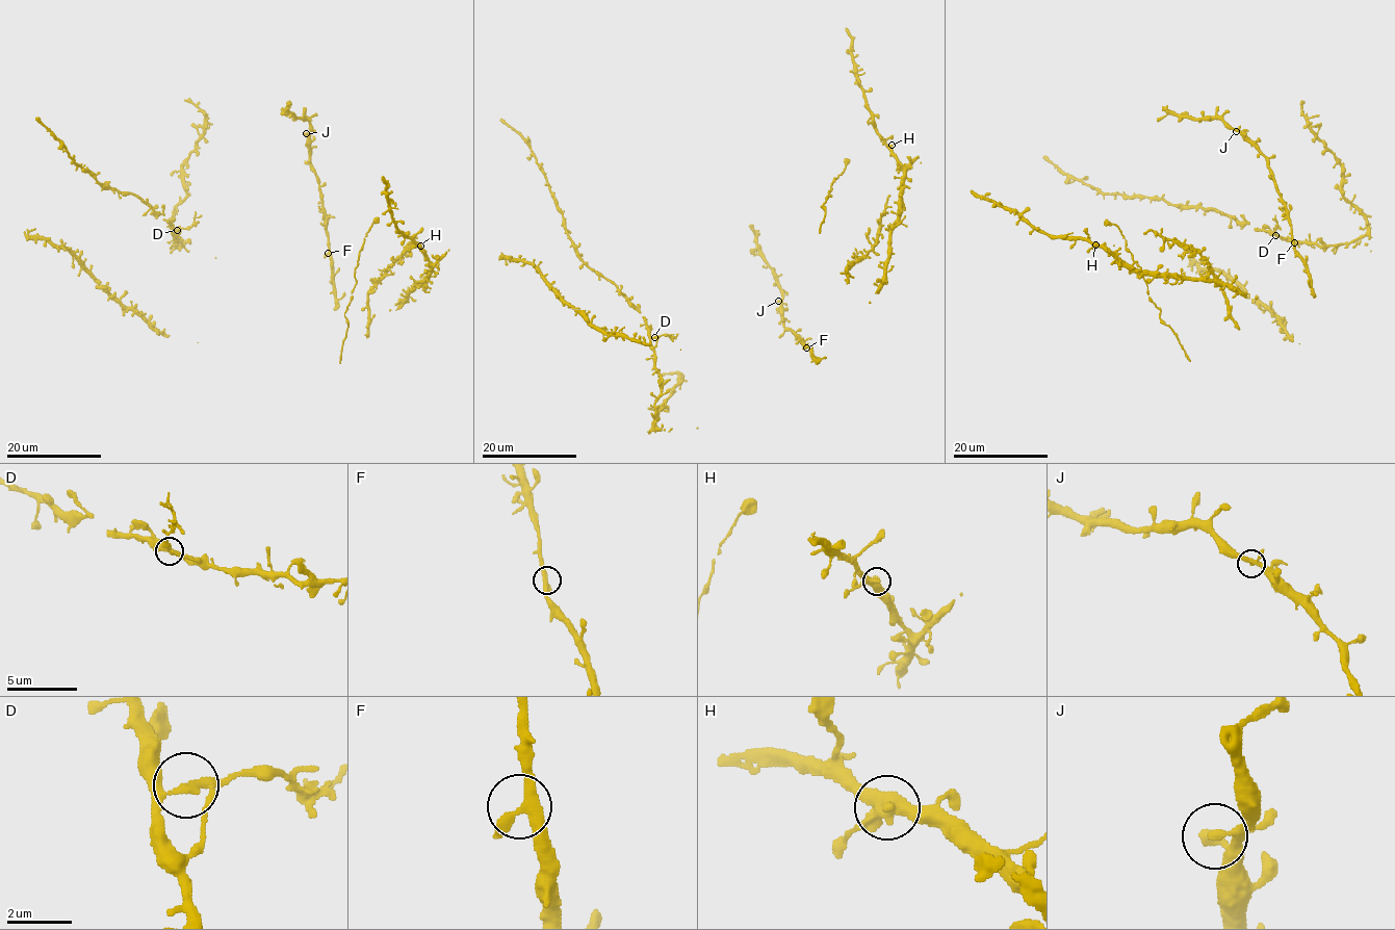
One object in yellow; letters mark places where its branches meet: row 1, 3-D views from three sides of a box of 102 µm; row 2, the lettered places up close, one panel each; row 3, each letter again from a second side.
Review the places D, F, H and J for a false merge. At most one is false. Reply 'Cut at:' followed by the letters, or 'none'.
Cut at: D

